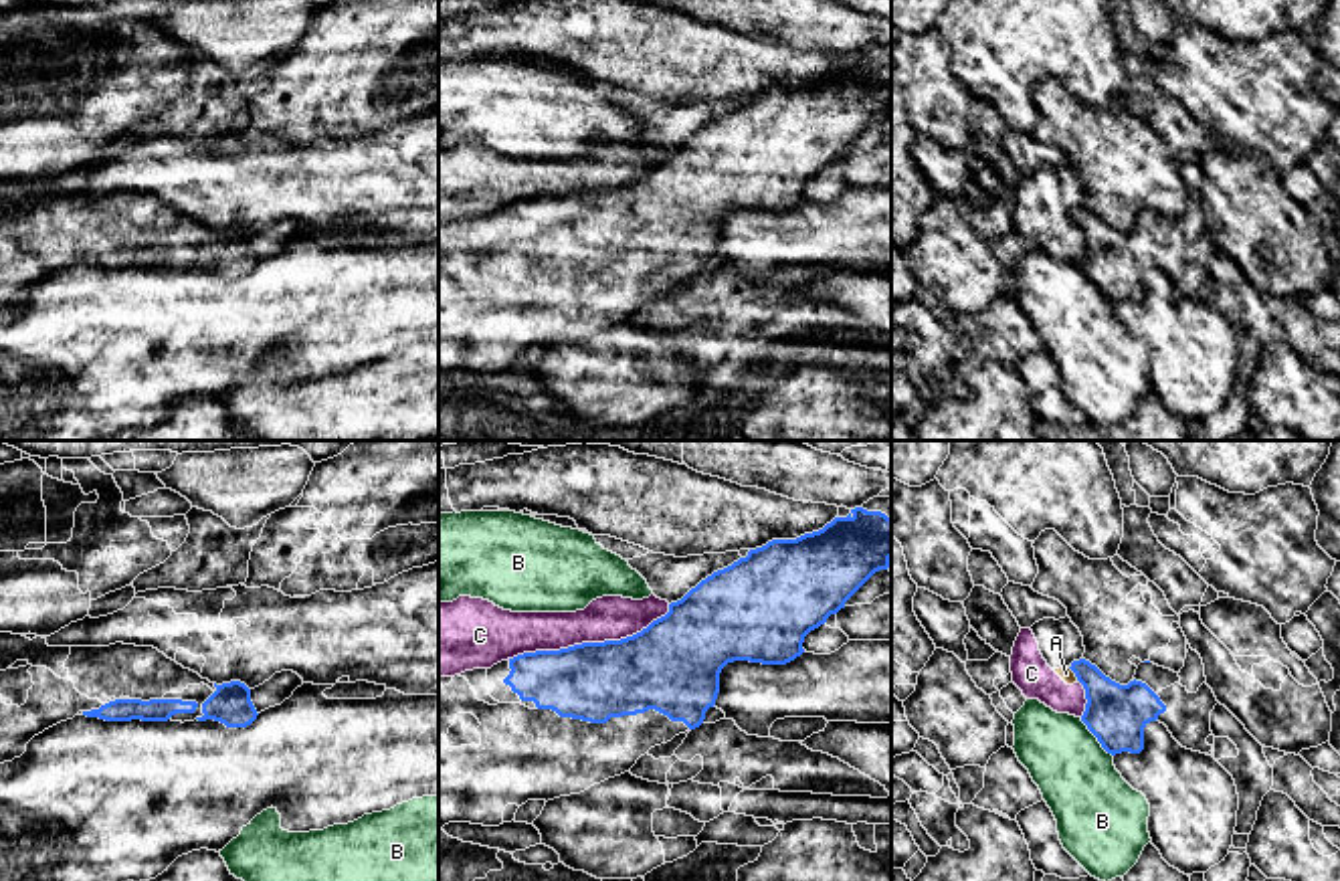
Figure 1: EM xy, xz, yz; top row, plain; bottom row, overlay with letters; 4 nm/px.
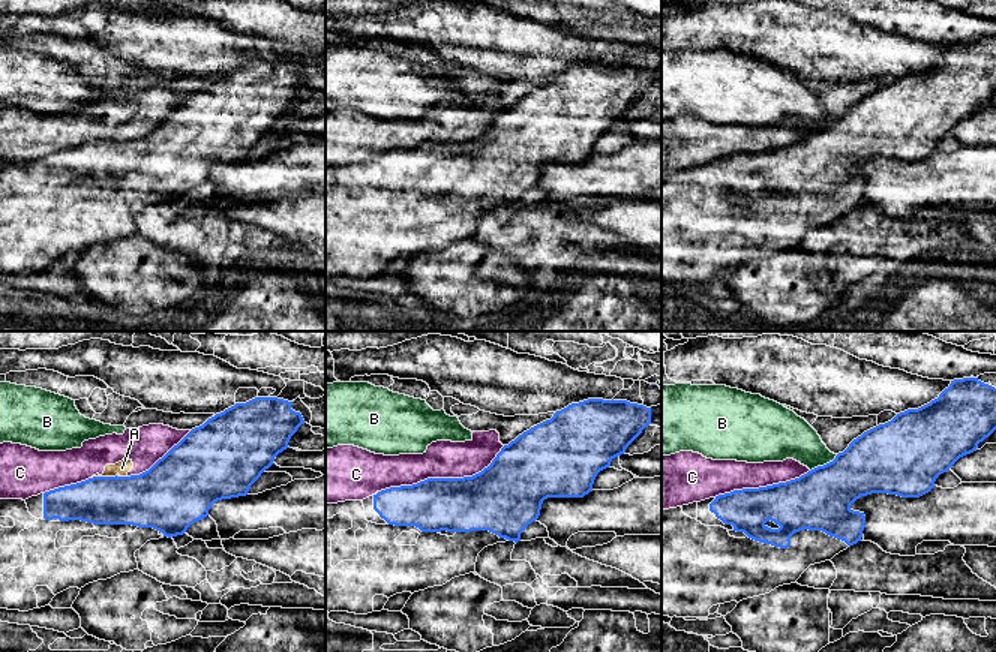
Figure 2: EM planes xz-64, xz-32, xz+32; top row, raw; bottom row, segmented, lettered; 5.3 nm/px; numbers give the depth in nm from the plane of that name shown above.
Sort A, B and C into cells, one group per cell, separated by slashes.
A C / B

